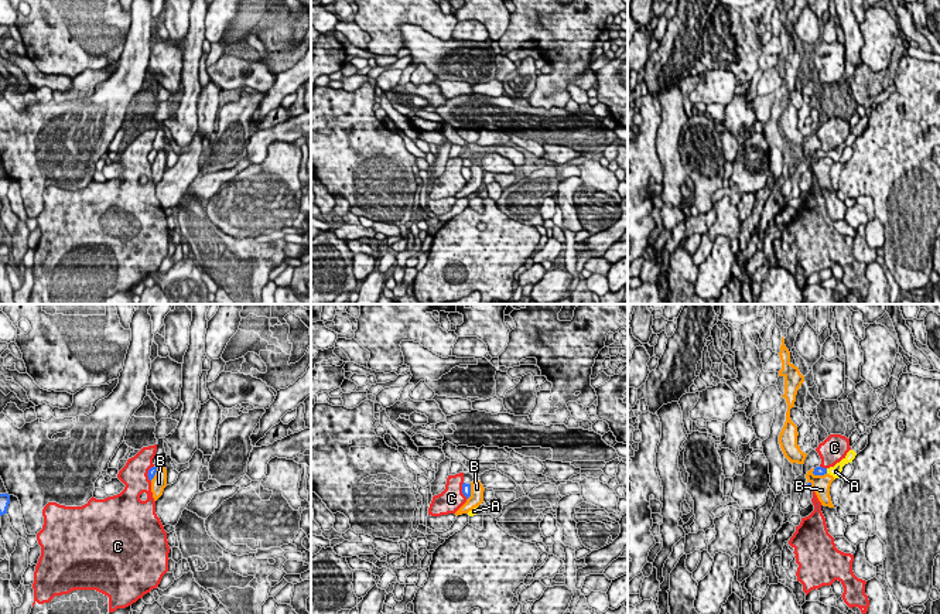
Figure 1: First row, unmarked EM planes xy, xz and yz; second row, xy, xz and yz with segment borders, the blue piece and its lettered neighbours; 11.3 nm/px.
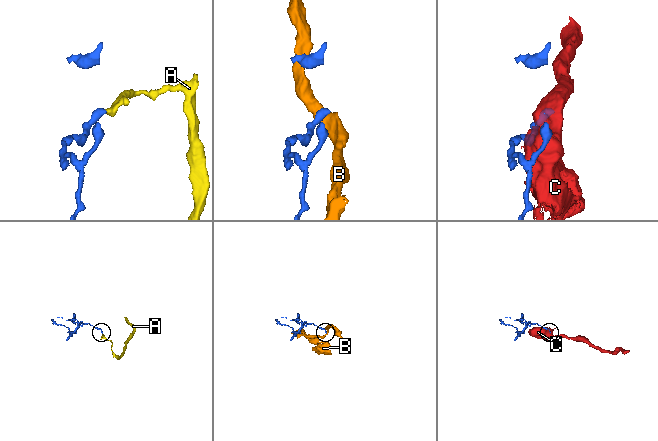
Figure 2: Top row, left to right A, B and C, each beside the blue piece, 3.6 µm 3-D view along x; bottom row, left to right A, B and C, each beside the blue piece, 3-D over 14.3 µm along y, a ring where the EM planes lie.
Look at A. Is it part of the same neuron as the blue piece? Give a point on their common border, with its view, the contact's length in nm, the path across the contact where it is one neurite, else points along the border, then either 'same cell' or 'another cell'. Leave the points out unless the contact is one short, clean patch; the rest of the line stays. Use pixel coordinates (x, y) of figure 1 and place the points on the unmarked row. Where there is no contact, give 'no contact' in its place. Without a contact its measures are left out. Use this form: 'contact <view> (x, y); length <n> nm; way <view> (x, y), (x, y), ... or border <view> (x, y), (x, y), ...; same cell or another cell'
contact yz (826, 154); length 70 nm; way yz (819, 153), (826, 154), (836, 154); same cell

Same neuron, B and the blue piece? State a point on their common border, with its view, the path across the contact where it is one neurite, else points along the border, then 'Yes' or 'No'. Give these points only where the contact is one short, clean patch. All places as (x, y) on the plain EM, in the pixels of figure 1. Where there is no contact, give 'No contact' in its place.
Touches blue at yz (819, 157). Boundary: yz (812, 154), (814, 157), (826, 157). No

